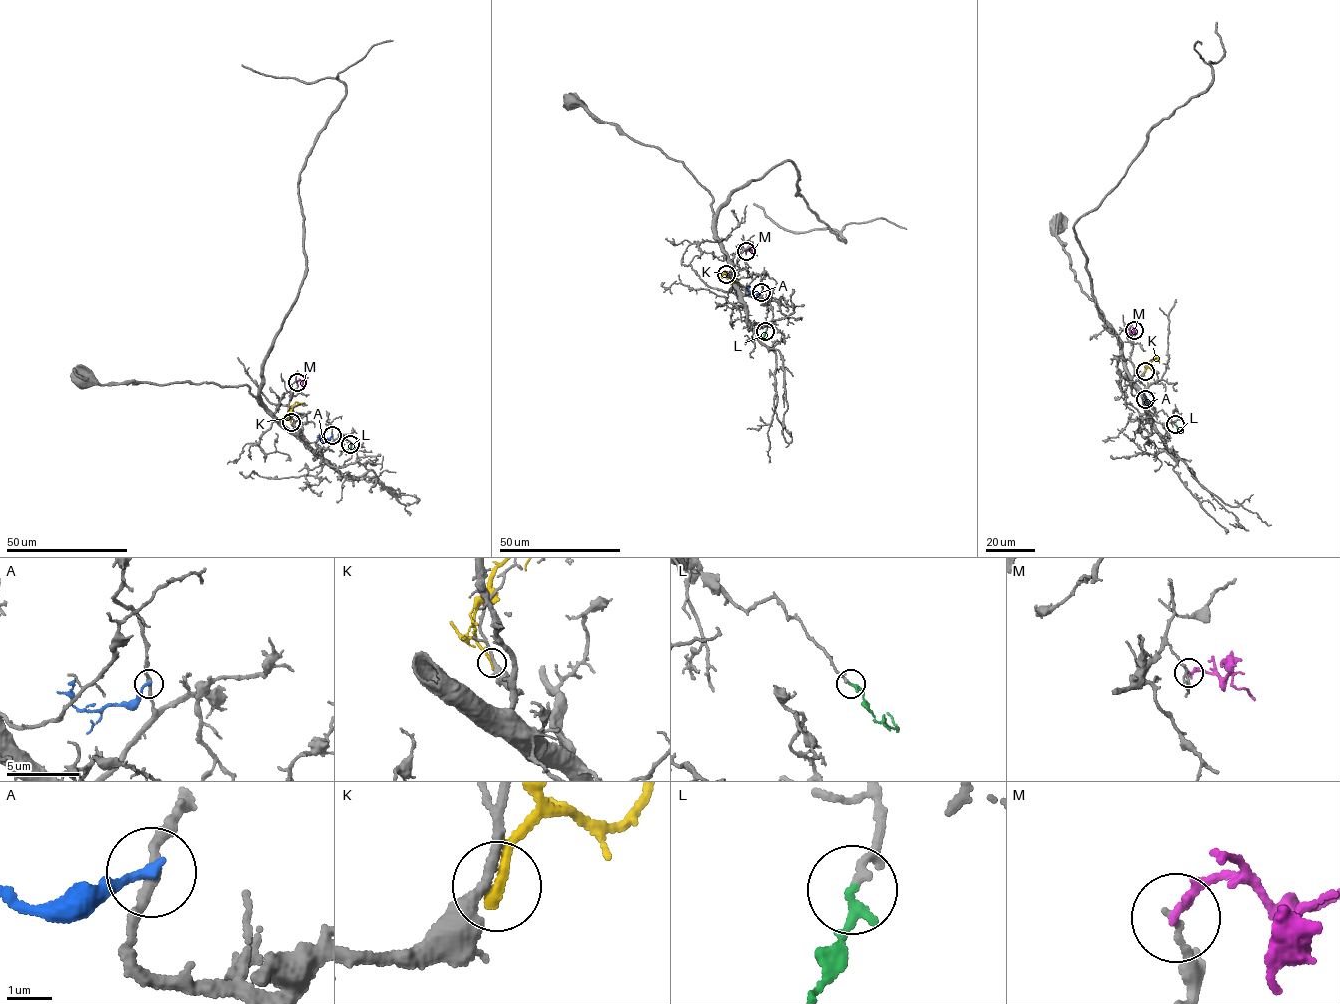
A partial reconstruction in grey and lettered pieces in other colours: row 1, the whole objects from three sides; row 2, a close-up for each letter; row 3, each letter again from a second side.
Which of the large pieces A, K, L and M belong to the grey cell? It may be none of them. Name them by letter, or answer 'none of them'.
L

